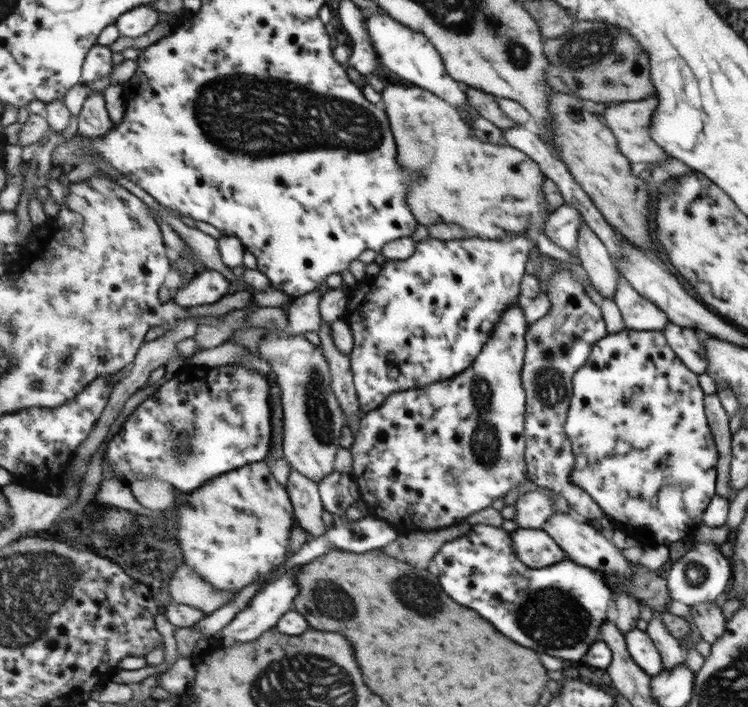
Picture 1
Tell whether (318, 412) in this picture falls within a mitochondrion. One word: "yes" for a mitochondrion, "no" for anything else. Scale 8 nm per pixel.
yes

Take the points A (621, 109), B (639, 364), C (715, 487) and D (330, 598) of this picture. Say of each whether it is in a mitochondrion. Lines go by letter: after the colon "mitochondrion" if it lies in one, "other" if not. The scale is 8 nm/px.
A: other
B: other
C: other
D: mitochondrion

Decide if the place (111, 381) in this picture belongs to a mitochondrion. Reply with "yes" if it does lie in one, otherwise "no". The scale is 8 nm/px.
no

